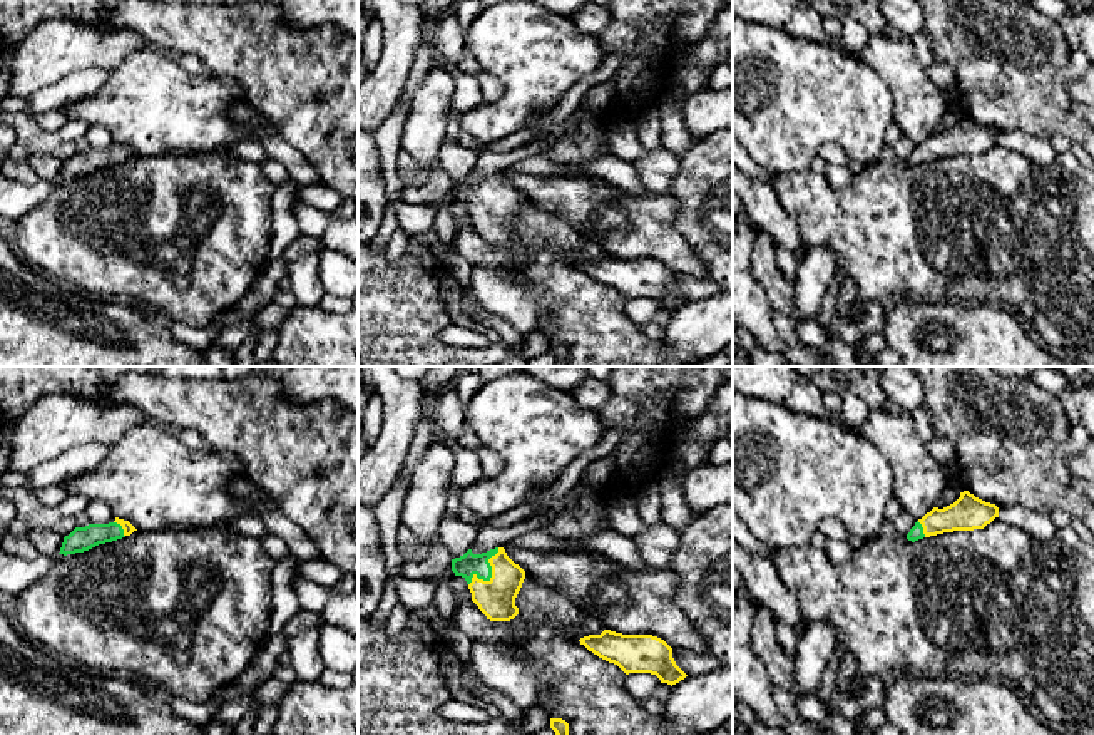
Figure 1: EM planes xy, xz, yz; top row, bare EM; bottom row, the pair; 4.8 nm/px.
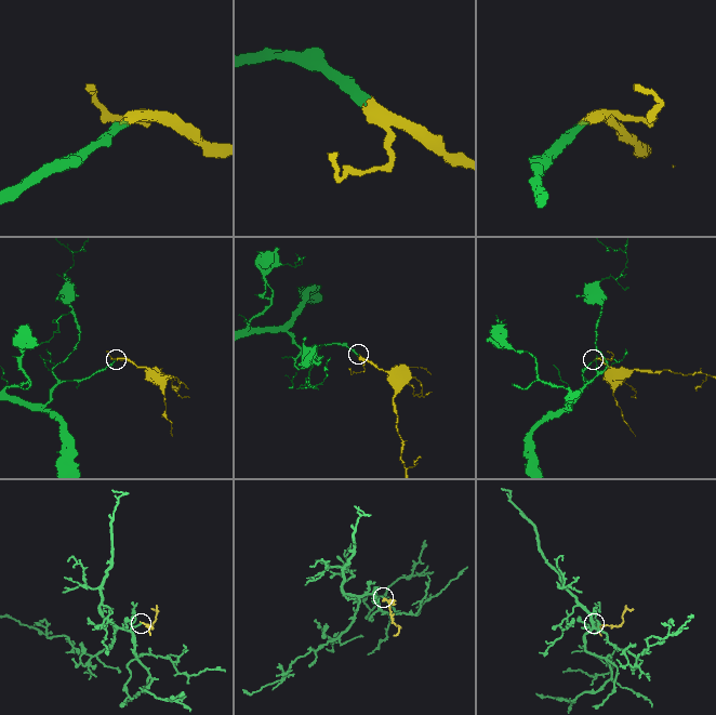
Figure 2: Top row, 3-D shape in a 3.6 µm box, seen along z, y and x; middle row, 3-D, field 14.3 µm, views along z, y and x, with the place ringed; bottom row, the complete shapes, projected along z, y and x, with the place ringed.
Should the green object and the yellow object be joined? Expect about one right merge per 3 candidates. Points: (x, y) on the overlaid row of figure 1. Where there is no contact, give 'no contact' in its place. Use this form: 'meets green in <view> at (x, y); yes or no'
meets green in xz at (490, 575); yes

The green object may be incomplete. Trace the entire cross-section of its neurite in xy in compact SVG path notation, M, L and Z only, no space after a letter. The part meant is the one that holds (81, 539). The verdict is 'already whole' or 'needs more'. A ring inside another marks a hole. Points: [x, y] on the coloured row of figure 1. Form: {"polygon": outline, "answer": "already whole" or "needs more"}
{"polygon": "M115 517L109 524L89 524L85 527L75 527L69 536L64 537L59 554L75 554L89 551L99 544L112 542L130 536L137 531L129 521Z", "answer": "needs more"}

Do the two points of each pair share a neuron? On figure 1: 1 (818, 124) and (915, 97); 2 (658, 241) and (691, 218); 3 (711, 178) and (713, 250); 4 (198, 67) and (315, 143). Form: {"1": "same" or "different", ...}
{"1": "different", "2": "different", "3": "same", "4": "different"}

